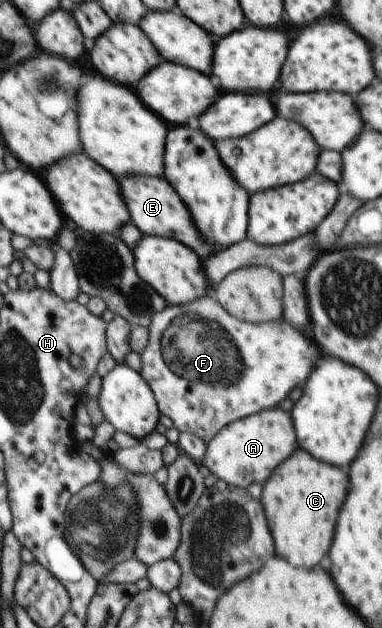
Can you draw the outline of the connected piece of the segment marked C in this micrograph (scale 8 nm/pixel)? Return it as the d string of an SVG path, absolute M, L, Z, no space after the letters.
M301 447L267 479L260 502L264 507L268 527L277 553L293 565L313 567L327 555L339 507L347 493L347 475L333 465L317 461Z

